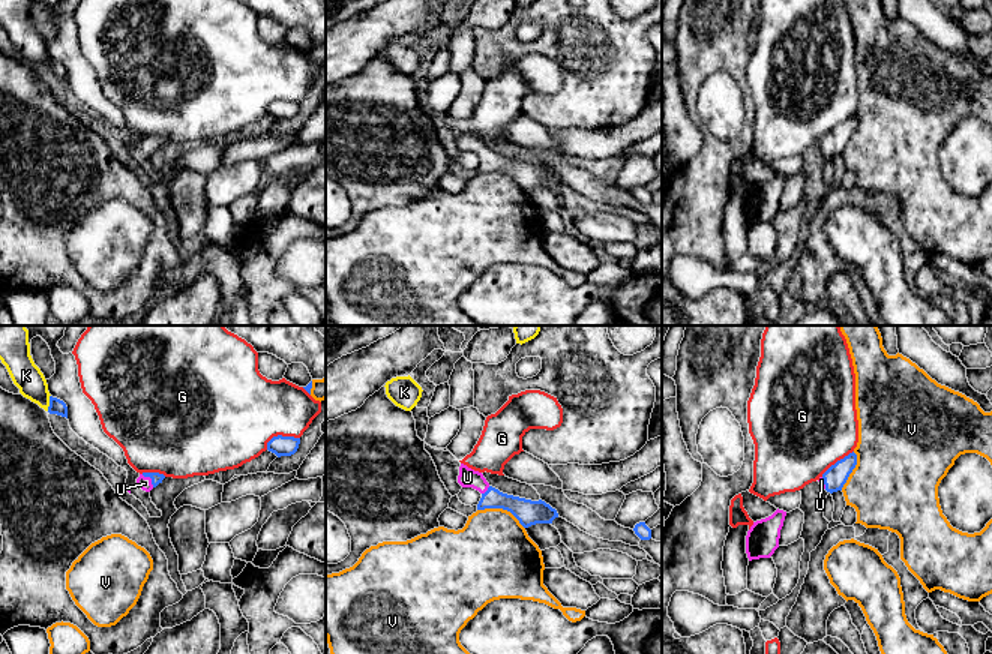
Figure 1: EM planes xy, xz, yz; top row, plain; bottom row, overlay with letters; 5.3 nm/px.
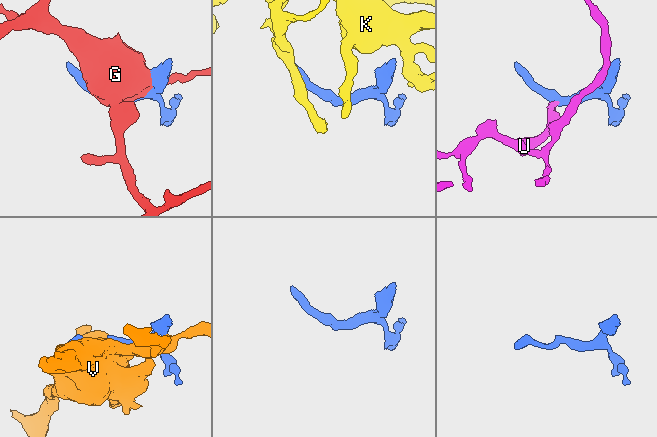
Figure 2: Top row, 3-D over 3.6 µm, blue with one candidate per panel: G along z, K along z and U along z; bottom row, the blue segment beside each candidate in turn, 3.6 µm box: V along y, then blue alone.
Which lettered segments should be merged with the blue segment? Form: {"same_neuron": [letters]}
{"same_neuron": ["U"]}

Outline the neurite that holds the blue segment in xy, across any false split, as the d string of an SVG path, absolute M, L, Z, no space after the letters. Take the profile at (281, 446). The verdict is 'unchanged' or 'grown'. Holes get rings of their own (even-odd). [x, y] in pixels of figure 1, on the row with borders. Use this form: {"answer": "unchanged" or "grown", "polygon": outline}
{"answer": "unchanged", "polygon": "M278 435L267 442L267 450L275 453L278 458L291 456L297 452L299 444L300 438Z"}

